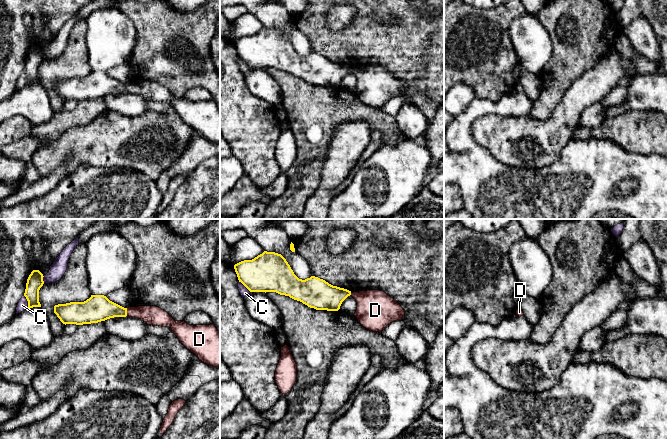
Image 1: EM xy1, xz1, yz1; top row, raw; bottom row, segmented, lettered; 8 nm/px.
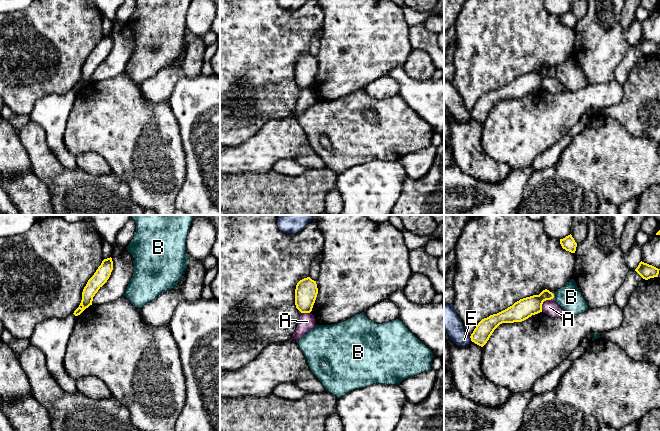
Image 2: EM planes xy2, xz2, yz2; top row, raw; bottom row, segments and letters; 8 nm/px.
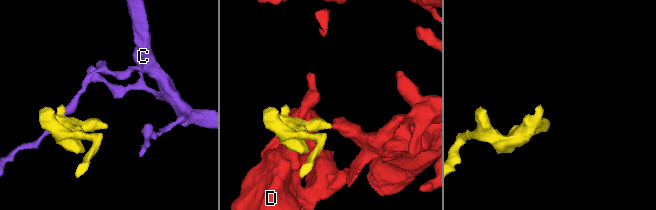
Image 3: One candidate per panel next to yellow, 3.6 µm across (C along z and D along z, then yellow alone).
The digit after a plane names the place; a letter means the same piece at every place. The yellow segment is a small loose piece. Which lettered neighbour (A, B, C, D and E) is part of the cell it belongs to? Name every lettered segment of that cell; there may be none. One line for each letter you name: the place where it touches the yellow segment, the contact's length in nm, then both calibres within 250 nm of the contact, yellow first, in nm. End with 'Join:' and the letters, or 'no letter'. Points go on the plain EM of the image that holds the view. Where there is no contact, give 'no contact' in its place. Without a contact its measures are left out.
D: contact xy1 (126, 88); length 60 nm; calibres 220 and 160 nm
Join: D

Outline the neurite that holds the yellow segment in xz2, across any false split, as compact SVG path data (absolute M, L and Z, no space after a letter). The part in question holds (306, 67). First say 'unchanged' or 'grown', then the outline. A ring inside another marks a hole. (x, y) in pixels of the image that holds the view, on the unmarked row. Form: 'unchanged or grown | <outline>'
unchanged | M310 53L300 56L295 65L295 81L301 89L310 89L318 70L316 57Z

